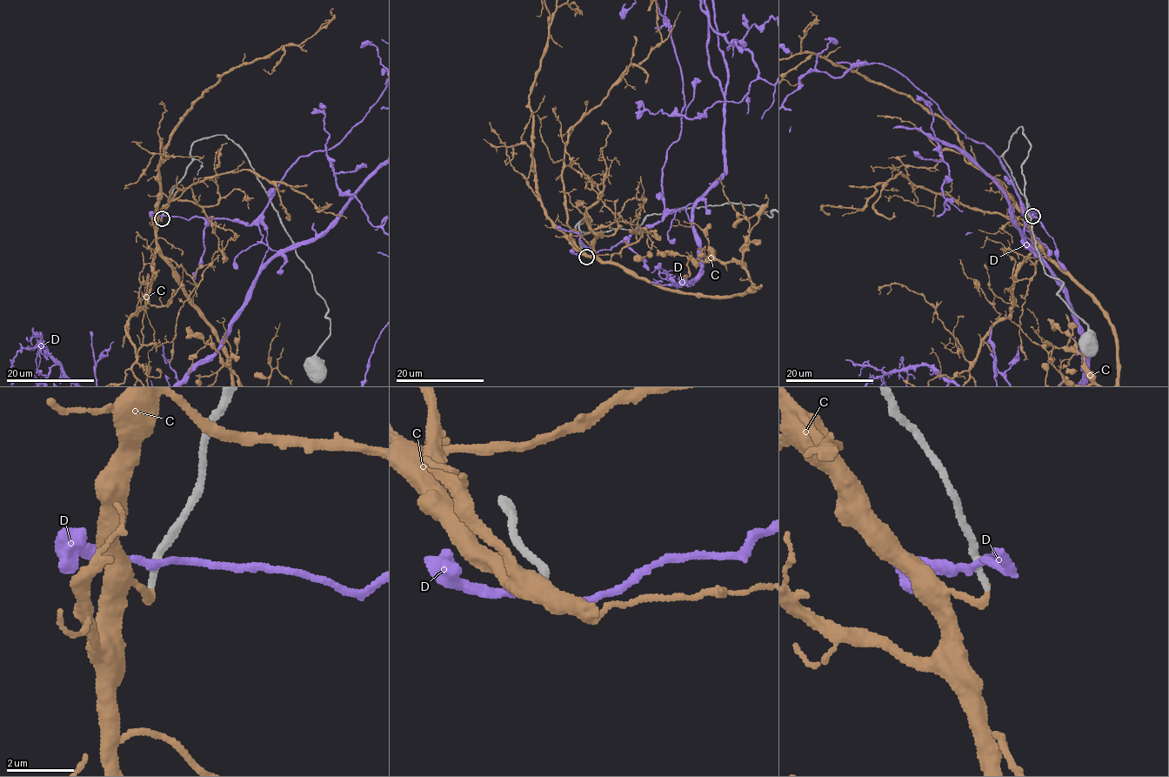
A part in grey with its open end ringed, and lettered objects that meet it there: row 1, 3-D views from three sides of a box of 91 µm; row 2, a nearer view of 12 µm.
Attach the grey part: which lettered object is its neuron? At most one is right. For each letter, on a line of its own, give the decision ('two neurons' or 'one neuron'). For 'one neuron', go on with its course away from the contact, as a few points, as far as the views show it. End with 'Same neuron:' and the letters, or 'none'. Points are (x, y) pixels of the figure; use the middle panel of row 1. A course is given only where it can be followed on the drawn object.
C: one neuron
D: two neurons
Same neuron: C

